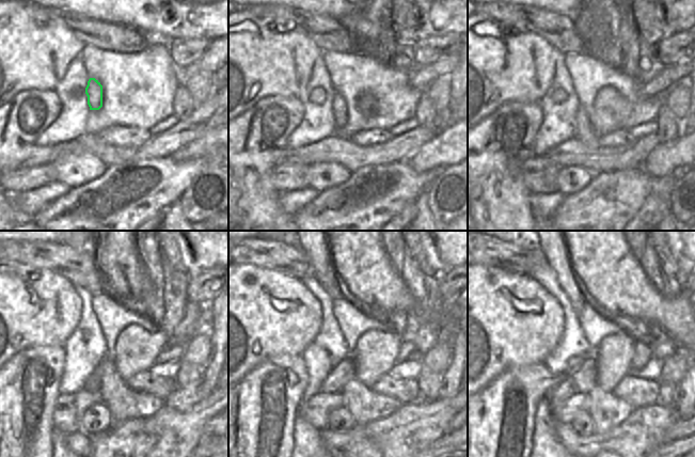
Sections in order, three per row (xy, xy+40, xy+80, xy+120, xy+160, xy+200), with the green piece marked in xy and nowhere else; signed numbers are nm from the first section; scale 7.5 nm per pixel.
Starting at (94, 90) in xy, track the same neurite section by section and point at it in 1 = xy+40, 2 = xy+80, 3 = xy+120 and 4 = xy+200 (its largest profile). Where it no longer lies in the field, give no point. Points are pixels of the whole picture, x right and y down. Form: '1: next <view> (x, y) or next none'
1: next xy+40 (340, 113)
2: next xy+80 (584, 131)
3: next xy+120 (122, 402)
4: next xy+200 (607, 411)

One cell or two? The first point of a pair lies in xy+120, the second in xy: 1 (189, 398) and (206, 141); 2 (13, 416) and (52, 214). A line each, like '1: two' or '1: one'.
1: one
2: two

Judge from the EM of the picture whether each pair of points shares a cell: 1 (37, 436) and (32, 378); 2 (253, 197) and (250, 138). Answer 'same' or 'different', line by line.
1: same
2: same

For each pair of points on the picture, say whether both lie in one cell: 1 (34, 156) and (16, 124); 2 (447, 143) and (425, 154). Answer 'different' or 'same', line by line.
1: different
2: same

